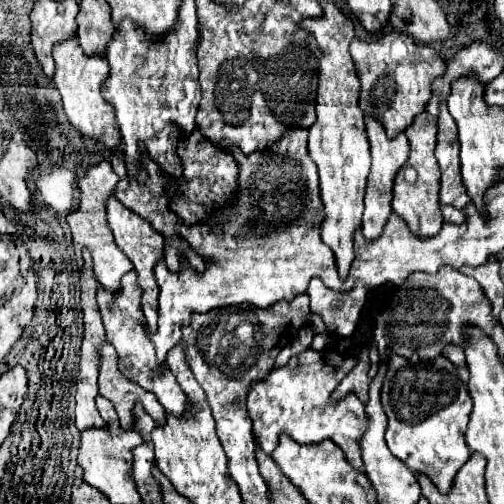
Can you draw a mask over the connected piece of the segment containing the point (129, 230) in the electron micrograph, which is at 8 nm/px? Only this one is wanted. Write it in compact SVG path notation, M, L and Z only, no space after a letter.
M109 199L107 203L107 219L109 219L109 227L115 235L115 243L119 249L125 251L125 255L131 259L135 271L137 271L137 279L139 279L139 285L143 287L143 297L141 297L141 309L145 313L145 319L147 319L147 329L149 333L155 333L157 329L157 297L159 297L159 285L155 281L155 265L159 259L163 259L163 247L165 247L165 241L163 241L163 235L159 231L153 229L153 225L139 217L135 211L127 209L121 201L117 199Z

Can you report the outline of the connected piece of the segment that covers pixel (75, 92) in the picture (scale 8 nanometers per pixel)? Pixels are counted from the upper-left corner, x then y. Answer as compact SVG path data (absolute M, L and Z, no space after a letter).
M69 39L69 41L63 41L61 45L55 45L53 57L57 63L53 81L63 97L63 109L67 113L69 123L79 133L107 133L109 135L111 131L119 131L111 105L101 97L101 85L109 75L109 63L99 55L87 57L83 49L79 47L77 39Z

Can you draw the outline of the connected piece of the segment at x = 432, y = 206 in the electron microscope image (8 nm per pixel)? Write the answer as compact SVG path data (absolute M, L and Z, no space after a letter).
M427 113L417 115L411 127L407 127L405 135L411 143L411 155L397 173L393 185L393 203L391 203L393 211L407 223L413 235L423 239L435 237L443 227L443 217L439 209L439 165L433 155L435 131L437 131L437 119L427 119Z

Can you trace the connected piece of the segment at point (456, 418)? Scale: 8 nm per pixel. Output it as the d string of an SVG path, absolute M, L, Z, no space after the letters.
M391 355L387 363L387 375L383 381L383 389L381 389L381 405L389 419L387 431L385 431L385 441L387 441L389 451L395 457L399 457L413 473L423 473L431 477L439 493L449 493L457 471L471 455L471 449L465 443L465 429L469 423L473 403L471 403L467 385L459 379L457 367L447 357L441 357L441 355L431 361L423 361L417 355L409 359Z

